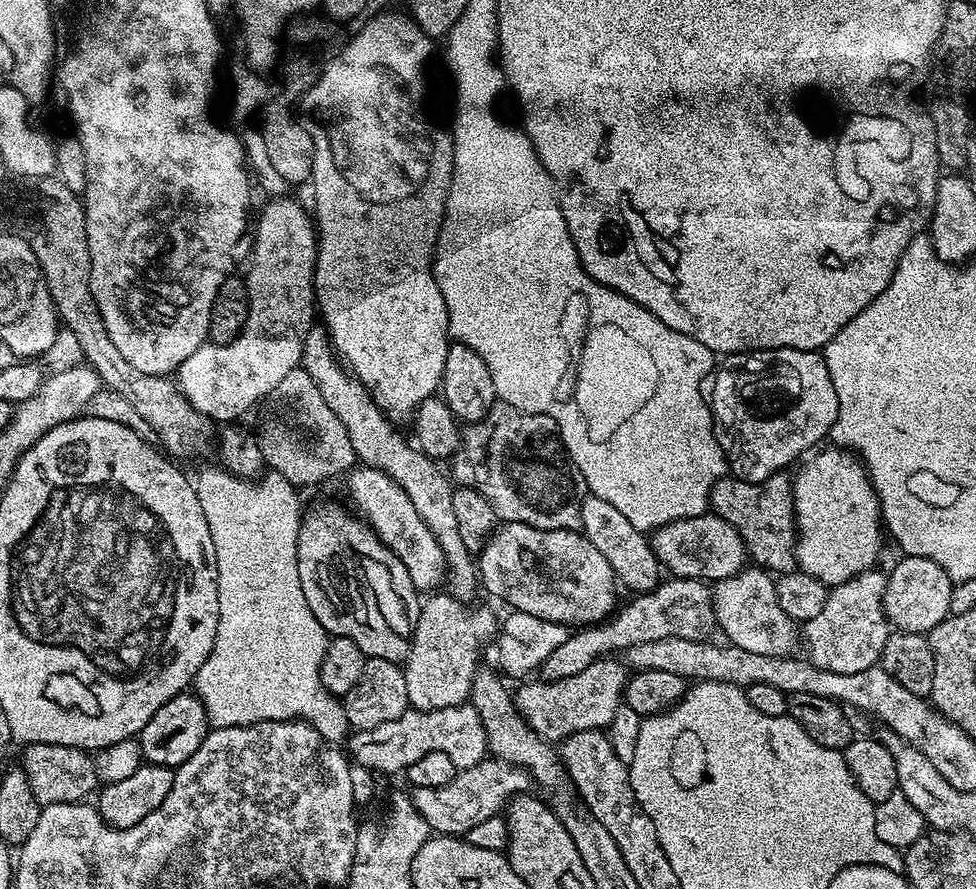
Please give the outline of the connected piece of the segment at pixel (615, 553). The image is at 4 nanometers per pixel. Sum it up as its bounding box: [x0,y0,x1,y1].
[582,494,662,594]

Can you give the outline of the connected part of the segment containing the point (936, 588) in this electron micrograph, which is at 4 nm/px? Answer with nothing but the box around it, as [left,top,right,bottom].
[884,555,953,634]

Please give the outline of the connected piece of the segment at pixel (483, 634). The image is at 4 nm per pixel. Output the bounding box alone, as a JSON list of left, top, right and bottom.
[403,594,498,712]

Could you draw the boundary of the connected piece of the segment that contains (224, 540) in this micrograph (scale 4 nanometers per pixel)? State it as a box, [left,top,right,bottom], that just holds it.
[193,468,350,746]

